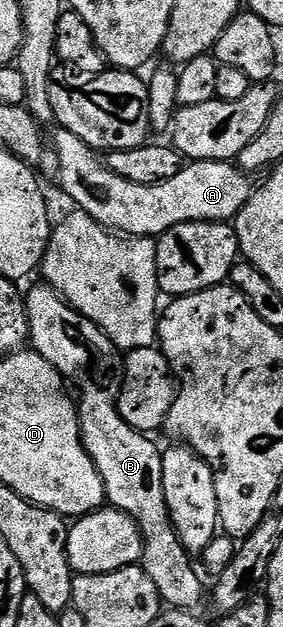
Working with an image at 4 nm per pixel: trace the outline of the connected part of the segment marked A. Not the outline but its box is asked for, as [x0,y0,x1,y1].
[53,129,255,238]

